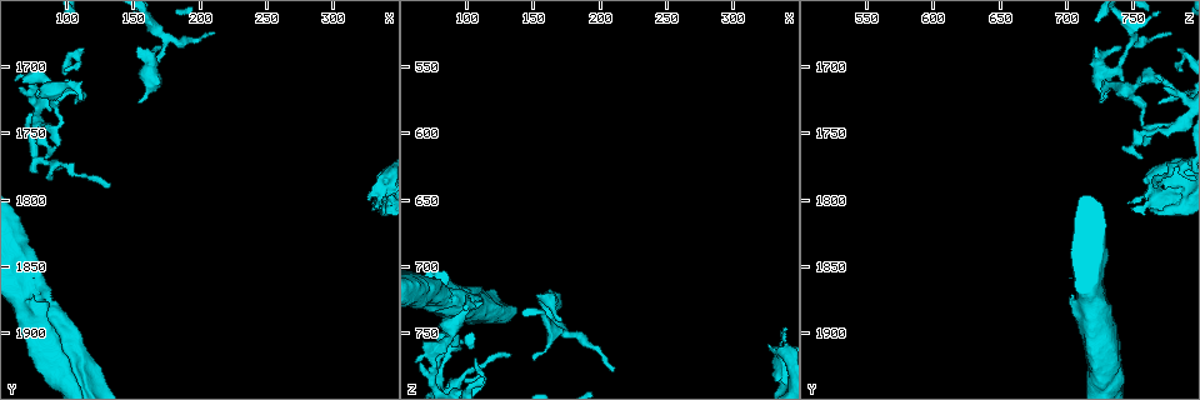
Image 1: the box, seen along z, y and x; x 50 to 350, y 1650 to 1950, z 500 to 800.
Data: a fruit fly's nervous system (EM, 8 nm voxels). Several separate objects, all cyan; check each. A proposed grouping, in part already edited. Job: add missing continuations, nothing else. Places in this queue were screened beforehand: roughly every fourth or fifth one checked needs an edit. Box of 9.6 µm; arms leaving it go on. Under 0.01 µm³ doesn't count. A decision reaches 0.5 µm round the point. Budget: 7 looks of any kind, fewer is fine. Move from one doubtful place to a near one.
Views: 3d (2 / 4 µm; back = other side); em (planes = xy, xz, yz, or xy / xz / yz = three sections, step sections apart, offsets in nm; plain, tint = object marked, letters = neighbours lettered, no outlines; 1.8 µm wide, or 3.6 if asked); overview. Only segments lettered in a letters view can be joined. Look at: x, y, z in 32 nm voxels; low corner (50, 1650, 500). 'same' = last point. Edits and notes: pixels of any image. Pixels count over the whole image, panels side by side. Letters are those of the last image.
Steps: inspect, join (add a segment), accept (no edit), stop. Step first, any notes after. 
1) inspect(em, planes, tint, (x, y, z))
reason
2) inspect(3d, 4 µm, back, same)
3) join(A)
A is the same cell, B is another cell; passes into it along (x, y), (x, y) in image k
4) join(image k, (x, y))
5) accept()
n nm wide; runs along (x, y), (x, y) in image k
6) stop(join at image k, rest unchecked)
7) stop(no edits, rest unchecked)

inspect(em, yz, step 16, letters, (80, 1748, 774))

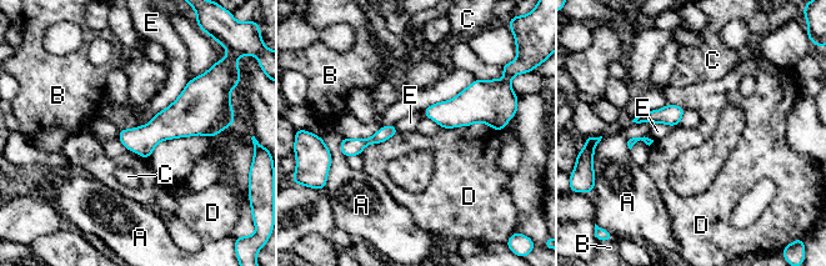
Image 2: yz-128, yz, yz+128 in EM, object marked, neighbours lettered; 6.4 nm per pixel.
accept()
70 nm wide; A, B, C, D and E are other cells; runs along (393, 130), (344, 150) in image 2; none of them fits

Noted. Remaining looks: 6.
inspect(3d, 4 µm, back, (154, 1686, 724))
branch stops here

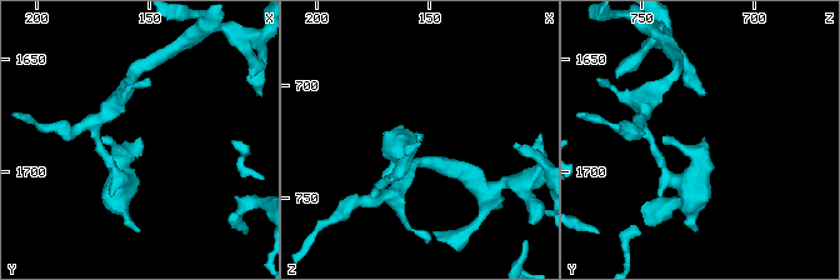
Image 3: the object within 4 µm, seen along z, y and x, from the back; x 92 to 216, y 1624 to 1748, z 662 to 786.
inspect(em, yz, step 4, tint, (155, 1685, 723))

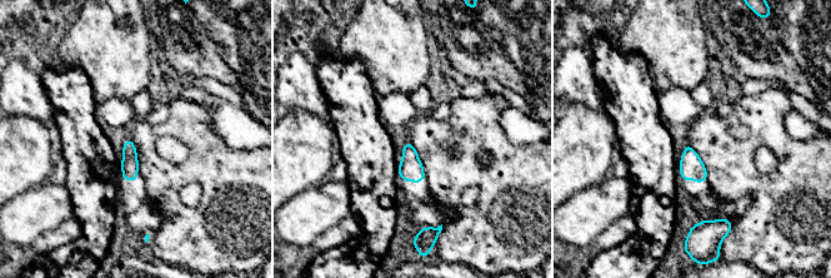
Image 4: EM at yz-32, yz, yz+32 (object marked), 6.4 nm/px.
inspect(em, planes, letters, same)

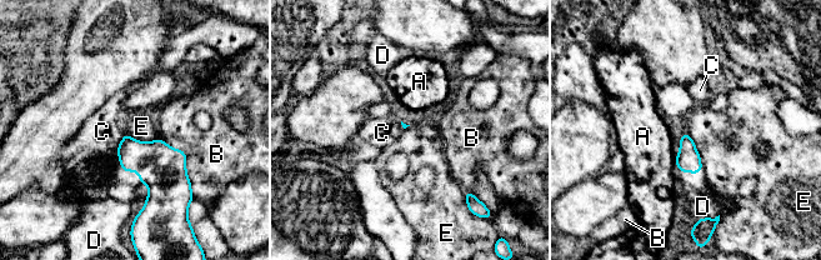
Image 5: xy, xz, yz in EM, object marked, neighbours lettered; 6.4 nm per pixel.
accept()
A, B, C, D and E are other cells; border along (685, 130), (694, 143), (702, 166) in image 5; no lettered segment goes on from it

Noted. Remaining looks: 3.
inspect(em, planes, tint, (336, 1800, 770))
touches itself

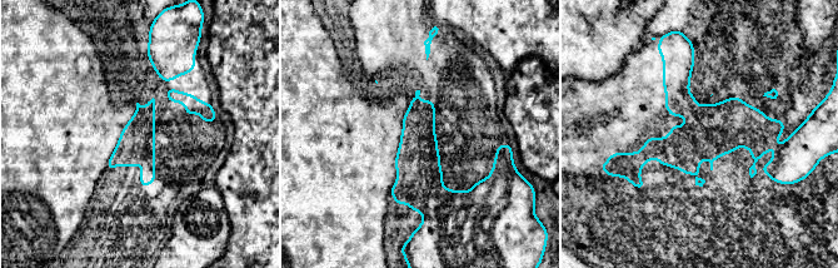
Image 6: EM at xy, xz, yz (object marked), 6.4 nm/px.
inspect(em, planes, letters, same)

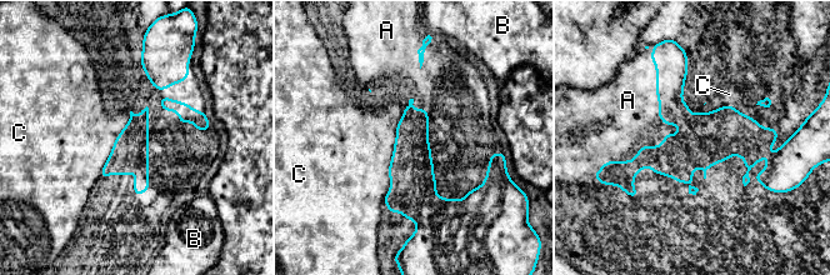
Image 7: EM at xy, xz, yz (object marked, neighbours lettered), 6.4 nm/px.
join(A)
A is the same cell, B and C are other cells; the neuron continues

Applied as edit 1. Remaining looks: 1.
stop(join at image 7, rest unchecked)

